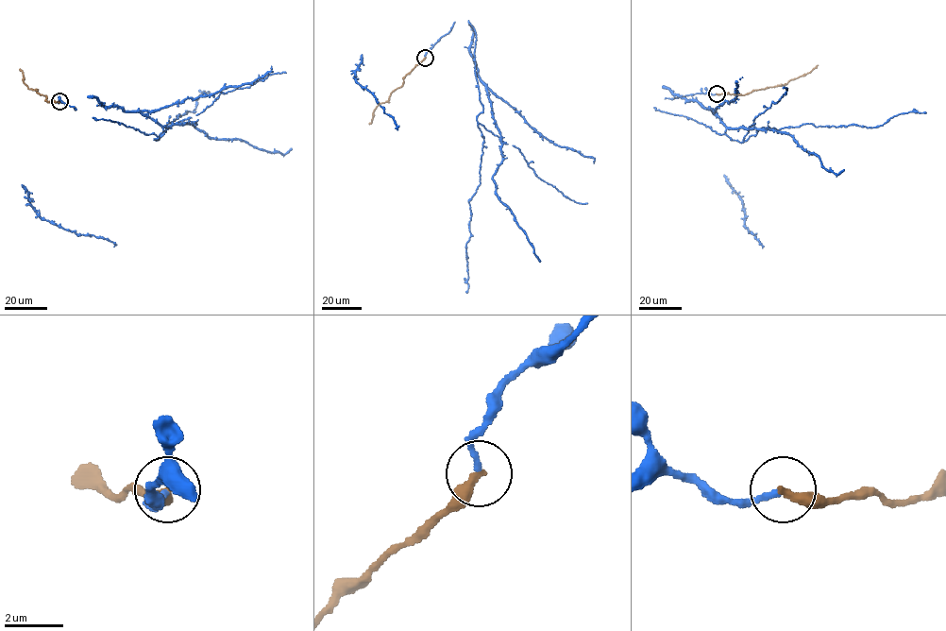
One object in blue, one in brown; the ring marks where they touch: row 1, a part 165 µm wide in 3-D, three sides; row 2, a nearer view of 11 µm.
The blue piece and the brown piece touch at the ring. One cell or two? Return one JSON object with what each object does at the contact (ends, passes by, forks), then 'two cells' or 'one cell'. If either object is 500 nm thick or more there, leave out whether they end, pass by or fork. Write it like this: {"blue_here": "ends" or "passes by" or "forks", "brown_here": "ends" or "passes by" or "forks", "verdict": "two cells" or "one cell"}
{"blue_here": "ends", "brown_here": "ends", "verdict": "one cell"}

